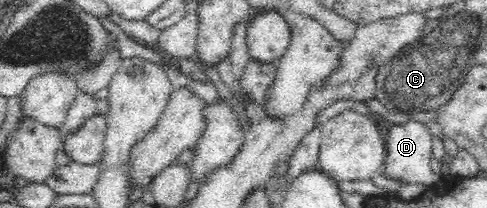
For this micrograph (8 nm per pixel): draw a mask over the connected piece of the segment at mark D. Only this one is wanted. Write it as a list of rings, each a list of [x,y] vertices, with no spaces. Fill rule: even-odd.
[[[411,117],[403,124],[395,124],[385,136],[386,157],[382,172],[386,176],[402,180],[402,182],[422,183],[426,187],[438,182],[442,177],[432,170],[432,149],[434,149],[434,135],[425,123]]]

